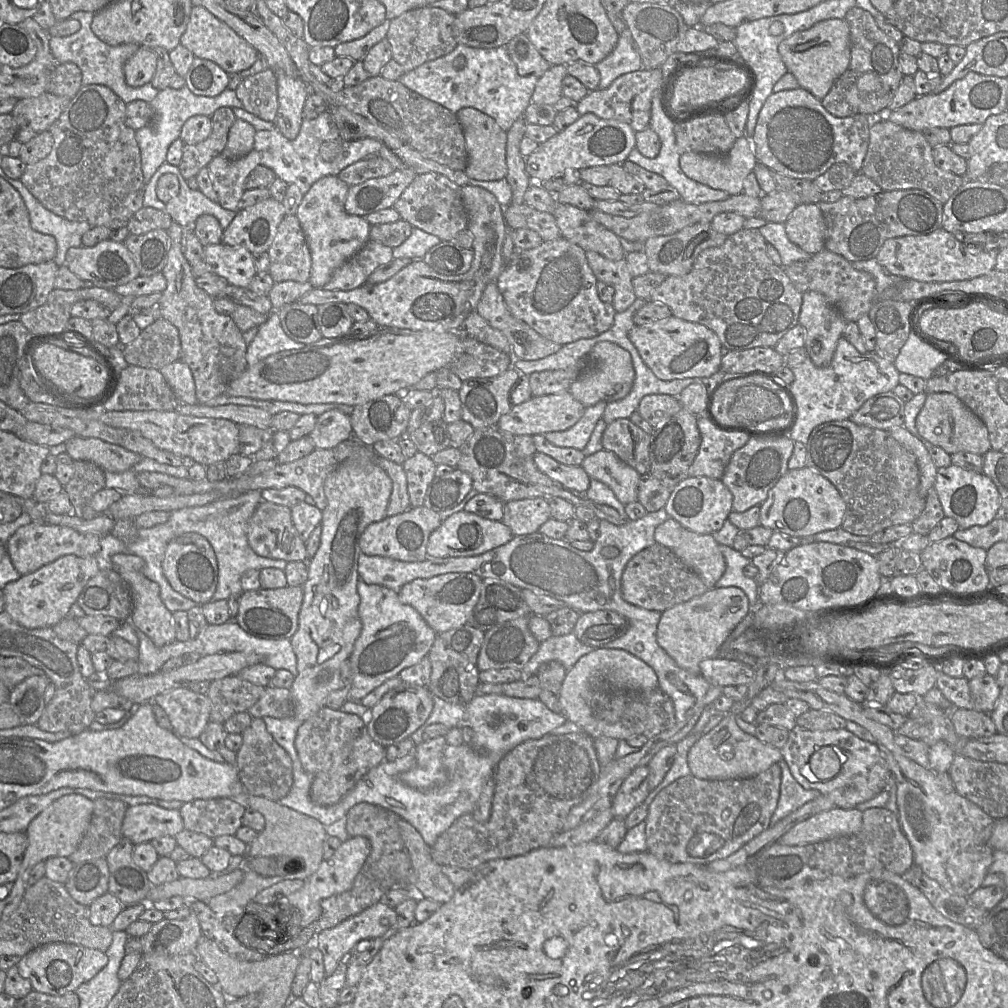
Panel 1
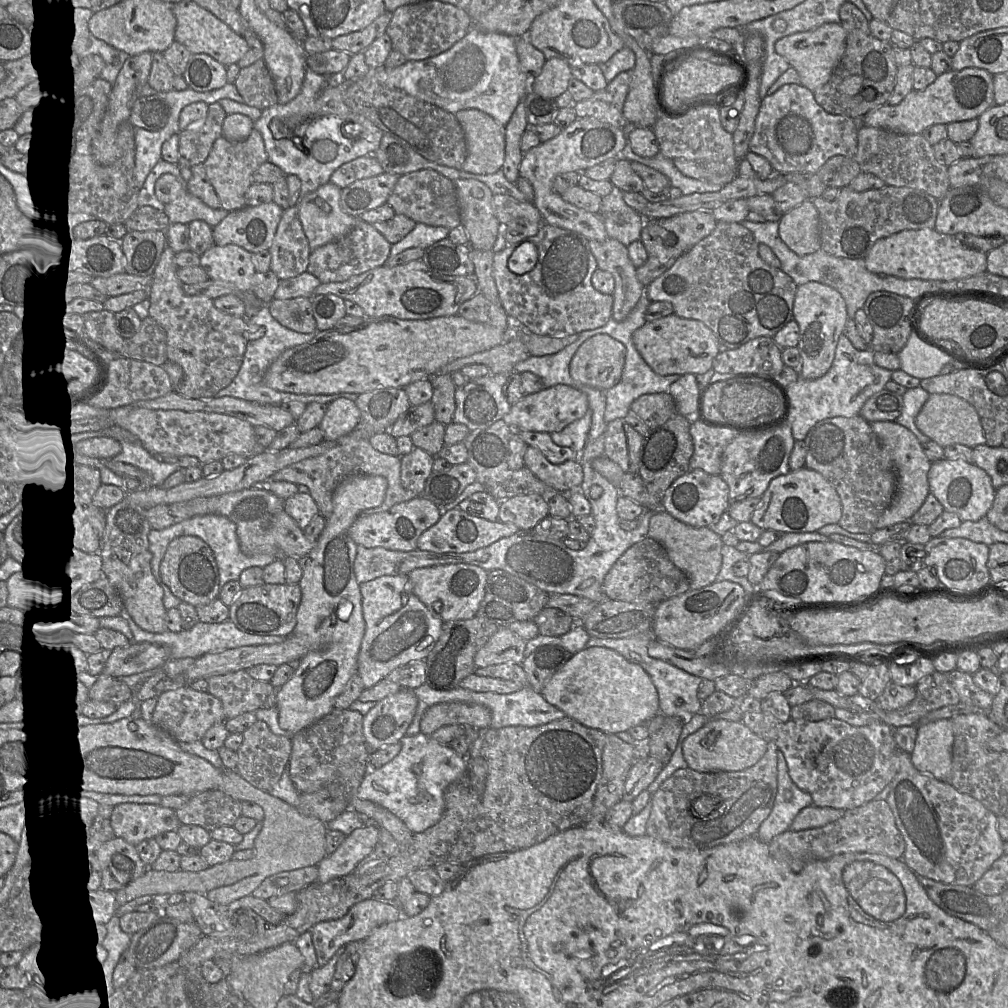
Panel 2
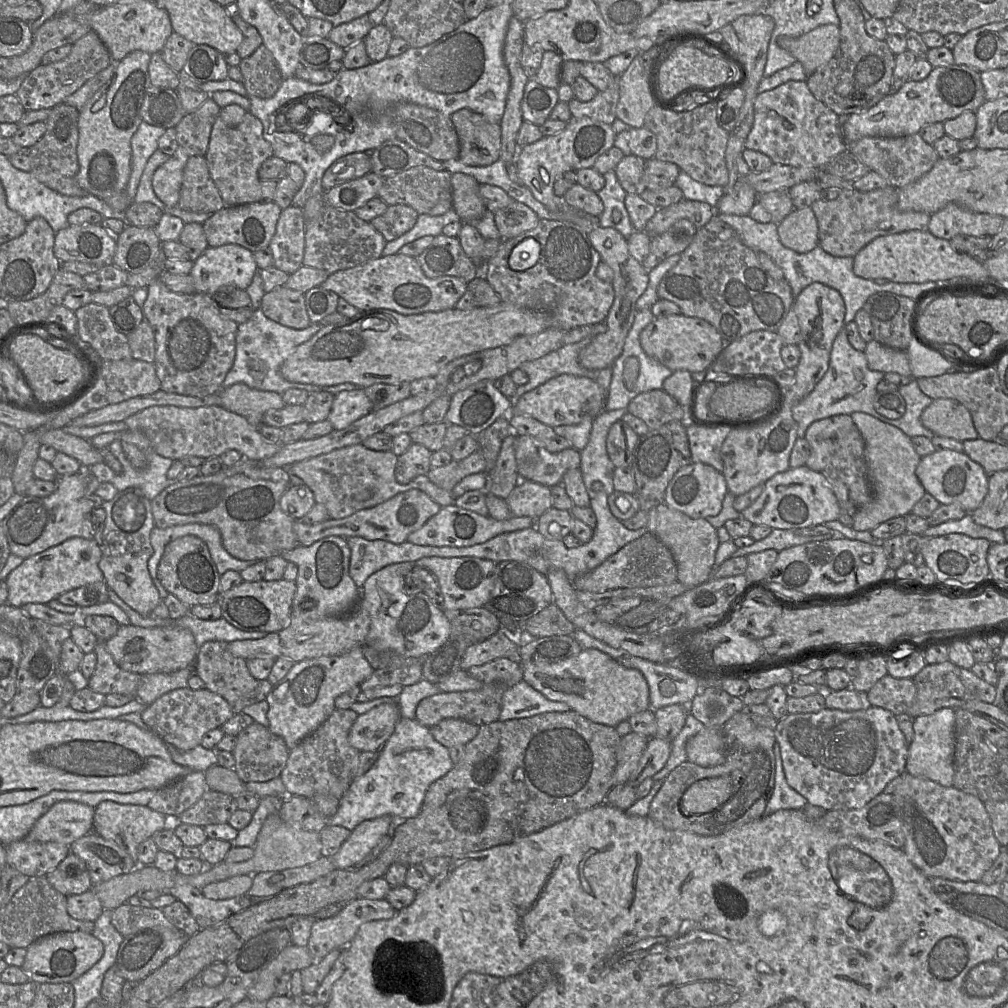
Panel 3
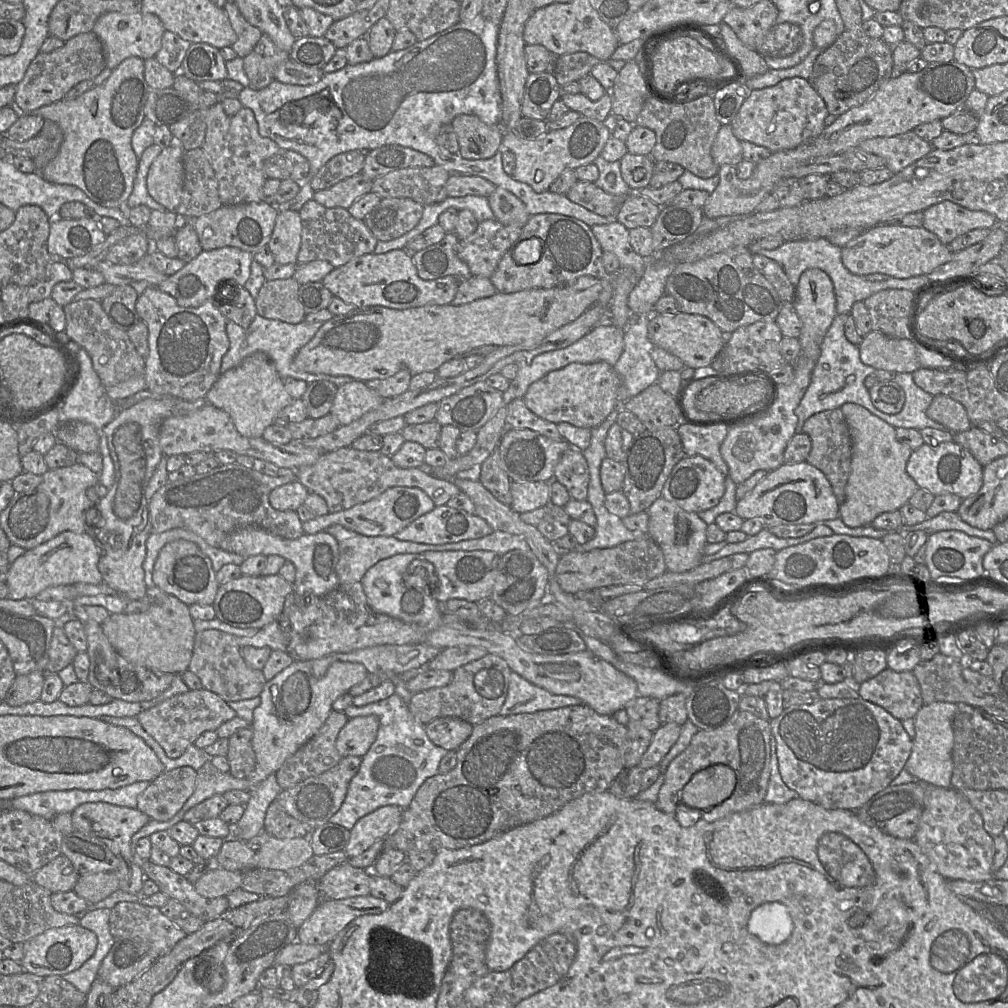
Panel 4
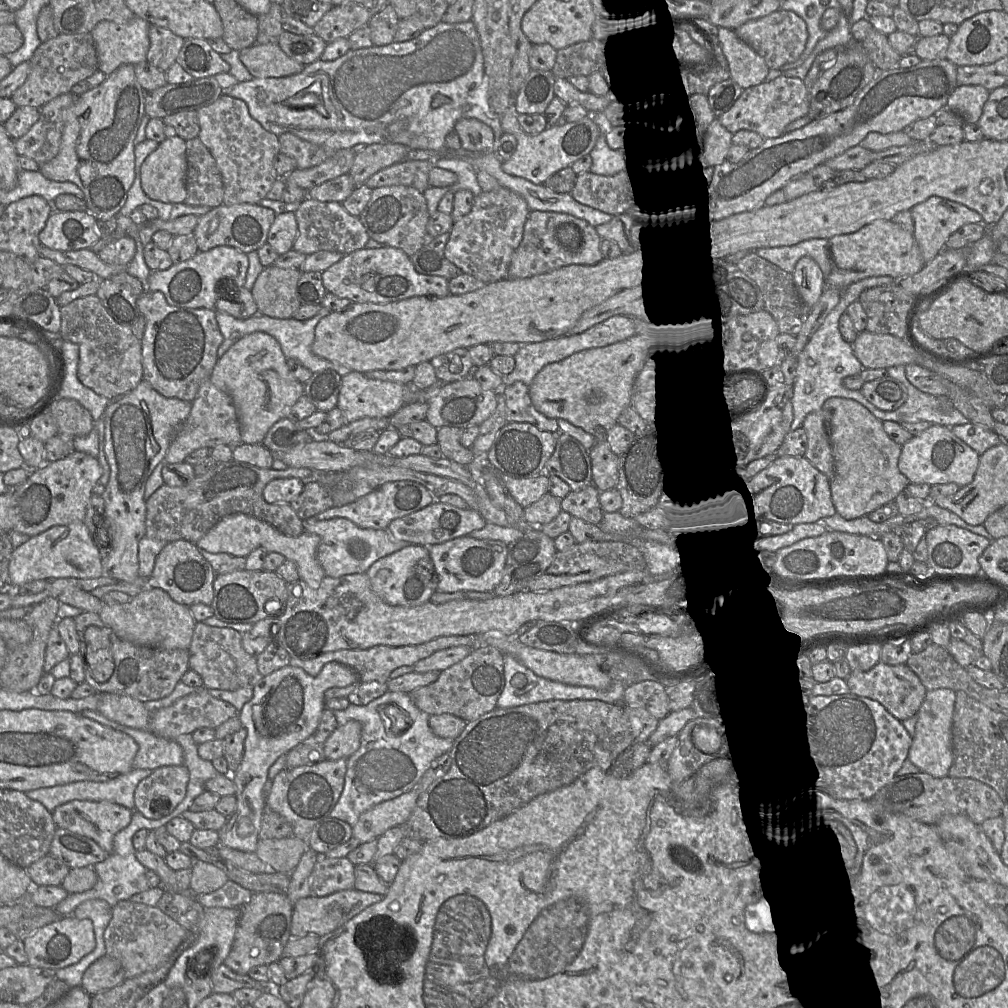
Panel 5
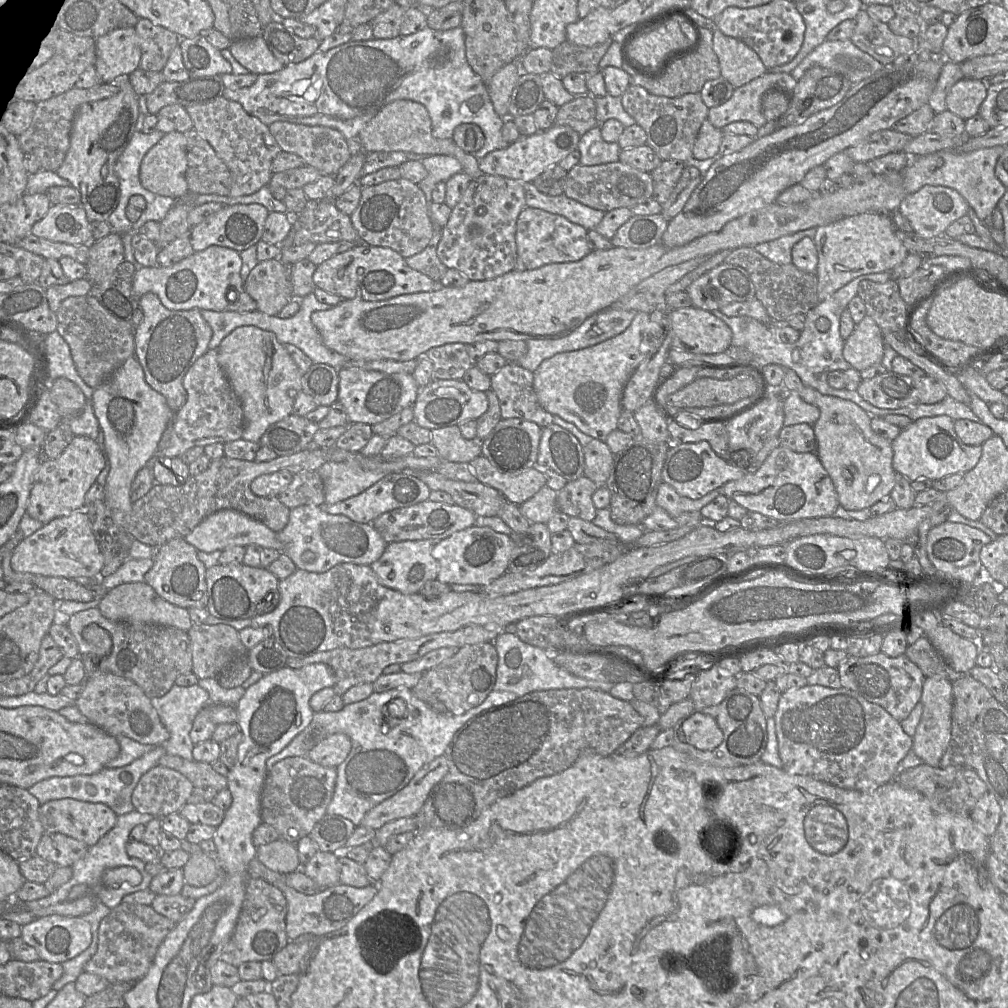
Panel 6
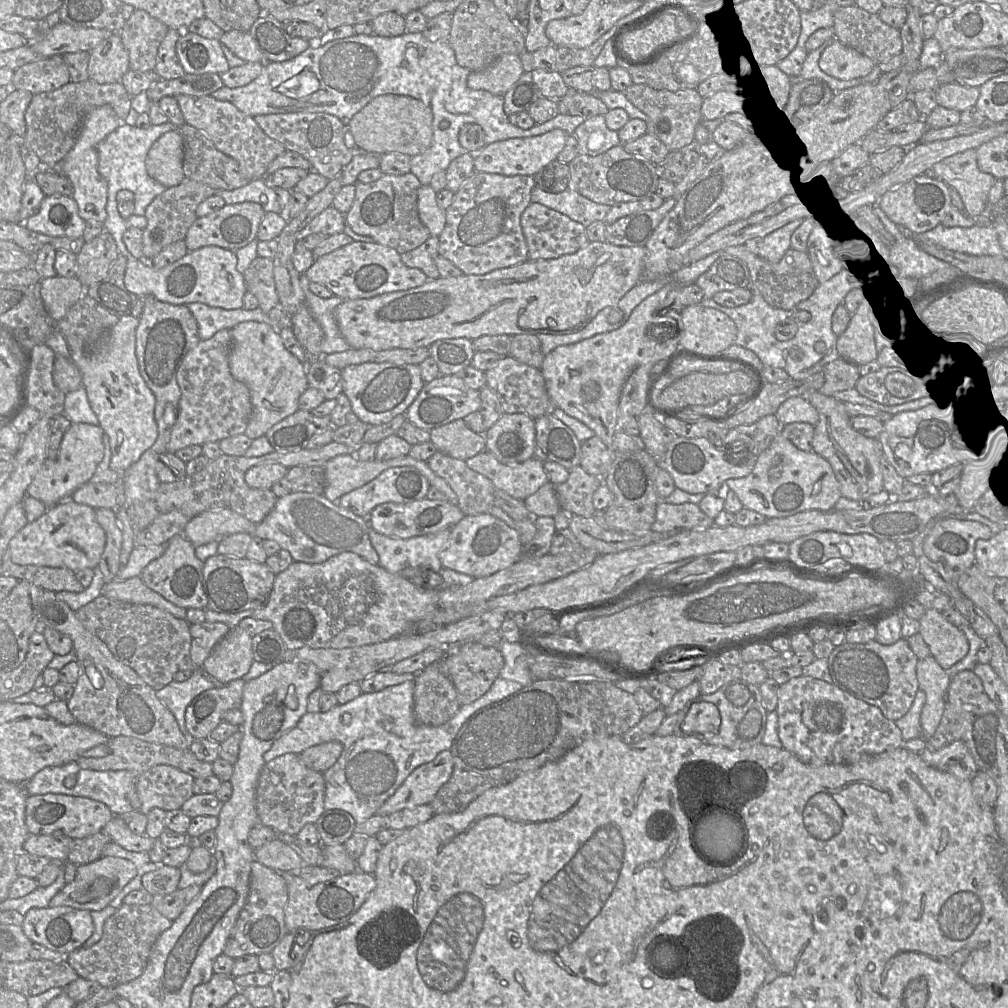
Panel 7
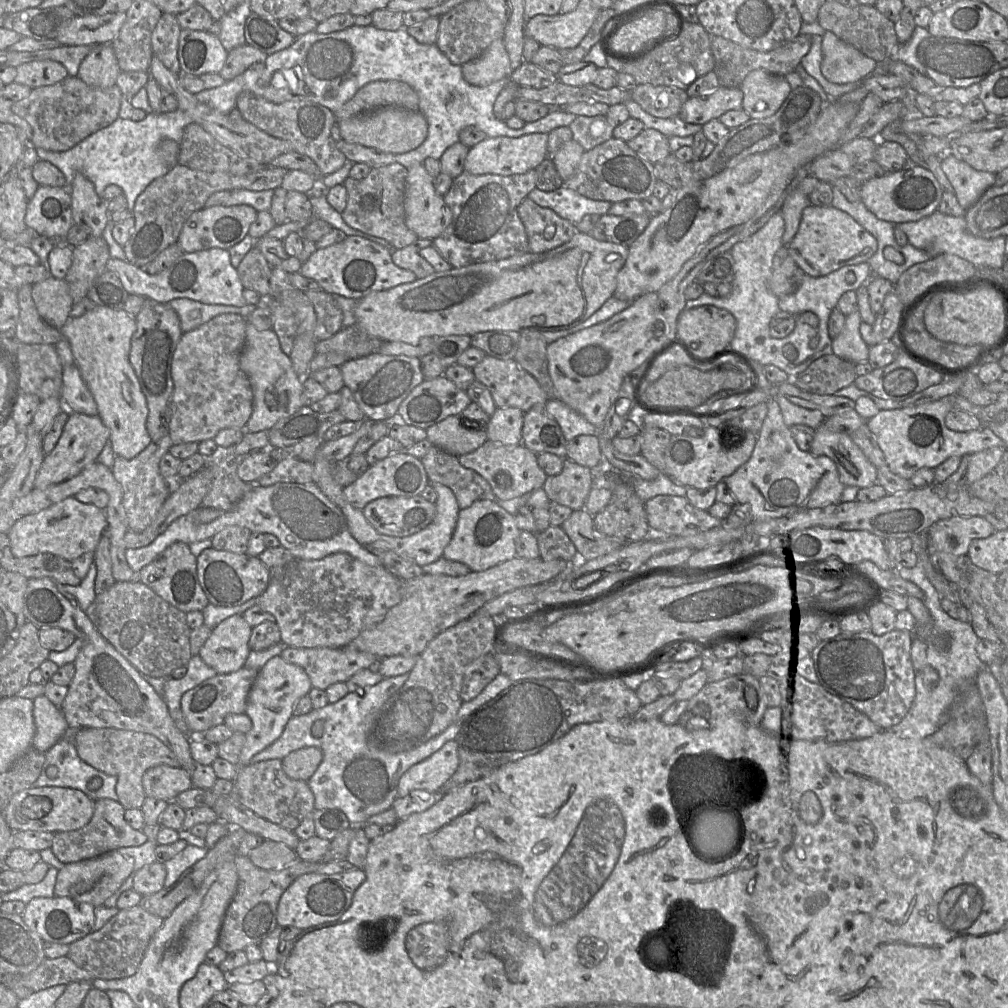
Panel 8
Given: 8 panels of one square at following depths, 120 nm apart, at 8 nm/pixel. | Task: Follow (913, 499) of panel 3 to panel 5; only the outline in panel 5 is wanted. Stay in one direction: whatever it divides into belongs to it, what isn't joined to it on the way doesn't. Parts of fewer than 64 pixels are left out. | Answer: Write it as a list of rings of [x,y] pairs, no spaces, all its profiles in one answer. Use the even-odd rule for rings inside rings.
[[[828,398],[823,409],[831,413],[828,436],[834,458],[831,493],[836,512],[844,519],[852,520],[895,501],[910,482],[898,468],[901,446],[886,434],[883,422],[852,399]]]

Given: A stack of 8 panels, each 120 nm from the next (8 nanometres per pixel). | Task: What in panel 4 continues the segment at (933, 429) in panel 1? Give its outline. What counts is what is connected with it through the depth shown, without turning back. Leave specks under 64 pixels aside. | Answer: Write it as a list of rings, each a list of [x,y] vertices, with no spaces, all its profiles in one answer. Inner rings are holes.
[[[942,394],[933,396],[926,415],[953,434],[964,432],[972,426],[965,408],[959,402]]]

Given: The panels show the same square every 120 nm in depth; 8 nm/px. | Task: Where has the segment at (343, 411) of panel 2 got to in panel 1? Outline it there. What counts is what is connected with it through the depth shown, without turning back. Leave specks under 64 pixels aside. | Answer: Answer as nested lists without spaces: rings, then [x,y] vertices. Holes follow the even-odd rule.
[[[336,408],[328,410],[317,417],[309,436],[316,449],[336,447],[341,442],[353,438],[350,416]]]

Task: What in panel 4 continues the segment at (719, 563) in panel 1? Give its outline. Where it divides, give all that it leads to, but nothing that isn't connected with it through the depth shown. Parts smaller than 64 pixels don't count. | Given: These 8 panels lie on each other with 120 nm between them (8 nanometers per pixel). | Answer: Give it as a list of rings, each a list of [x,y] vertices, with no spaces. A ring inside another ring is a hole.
[[[663,497],[658,498],[647,512],[649,514],[649,536],[662,550],[668,571],[683,573],[703,563],[708,525],[697,513],[687,512]]]

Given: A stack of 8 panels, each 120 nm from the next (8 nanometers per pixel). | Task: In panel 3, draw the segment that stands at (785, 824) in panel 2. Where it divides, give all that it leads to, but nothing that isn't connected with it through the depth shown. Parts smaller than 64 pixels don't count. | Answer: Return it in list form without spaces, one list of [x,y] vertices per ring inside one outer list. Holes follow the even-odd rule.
[[[777,741],[773,746],[773,751],[775,755],[774,791],[767,803],[763,817],[769,816],[781,809],[802,809],[808,803],[805,797],[788,784],[783,769],[780,747]]]

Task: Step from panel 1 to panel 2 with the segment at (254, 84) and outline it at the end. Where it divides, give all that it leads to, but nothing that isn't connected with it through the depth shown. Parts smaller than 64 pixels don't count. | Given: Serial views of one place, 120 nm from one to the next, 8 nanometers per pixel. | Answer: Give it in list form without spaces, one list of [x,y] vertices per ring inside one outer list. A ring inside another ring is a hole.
[[[264,59],[241,68],[234,84],[248,106],[262,111],[278,103],[274,81]]]

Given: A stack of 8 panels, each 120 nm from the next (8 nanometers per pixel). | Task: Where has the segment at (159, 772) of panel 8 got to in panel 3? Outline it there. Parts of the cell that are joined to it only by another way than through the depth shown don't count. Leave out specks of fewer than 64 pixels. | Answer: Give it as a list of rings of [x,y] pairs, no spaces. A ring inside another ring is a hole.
[[[191,771],[177,781],[156,790],[147,807],[165,816],[178,817],[193,806],[206,791],[204,772]]]

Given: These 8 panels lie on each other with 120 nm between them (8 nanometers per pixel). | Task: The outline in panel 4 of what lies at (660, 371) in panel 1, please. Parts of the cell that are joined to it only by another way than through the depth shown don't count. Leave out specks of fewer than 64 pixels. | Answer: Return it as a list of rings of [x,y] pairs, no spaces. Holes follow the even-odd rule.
[[[680,311],[675,314],[654,312],[648,323],[648,337],[658,347],[680,358],[686,367],[698,369],[710,366],[724,345],[724,333],[709,318]]]

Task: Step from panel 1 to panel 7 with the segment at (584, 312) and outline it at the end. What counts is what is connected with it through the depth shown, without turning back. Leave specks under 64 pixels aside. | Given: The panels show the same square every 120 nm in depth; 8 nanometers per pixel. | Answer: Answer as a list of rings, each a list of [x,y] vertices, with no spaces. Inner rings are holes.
[[[531,202],[522,213],[520,220],[528,246],[529,260],[554,259],[573,254],[589,243],[585,226],[543,204]]]

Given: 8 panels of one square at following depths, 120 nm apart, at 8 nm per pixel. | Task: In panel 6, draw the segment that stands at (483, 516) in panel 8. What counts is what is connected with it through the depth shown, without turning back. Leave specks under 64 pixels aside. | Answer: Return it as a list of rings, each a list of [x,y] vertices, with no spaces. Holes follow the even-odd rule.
[[[473,525],[436,542],[432,555],[438,562],[437,578],[445,584],[488,585],[507,572],[514,549],[513,537],[487,526]]]

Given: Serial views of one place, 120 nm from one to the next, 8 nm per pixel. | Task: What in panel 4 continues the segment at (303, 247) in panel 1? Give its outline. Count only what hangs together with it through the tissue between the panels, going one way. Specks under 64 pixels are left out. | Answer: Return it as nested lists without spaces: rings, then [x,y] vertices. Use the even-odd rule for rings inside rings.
[[[279,211],[268,247],[279,264],[297,263],[301,245],[302,222],[299,212]]]

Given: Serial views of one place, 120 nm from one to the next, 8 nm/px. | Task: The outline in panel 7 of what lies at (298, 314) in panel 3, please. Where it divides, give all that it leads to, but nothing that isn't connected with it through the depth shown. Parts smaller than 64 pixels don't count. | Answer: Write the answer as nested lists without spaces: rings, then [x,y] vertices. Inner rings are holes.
[[[257,256],[242,275],[246,290],[257,298],[260,309],[268,314],[279,303],[273,259]]]

